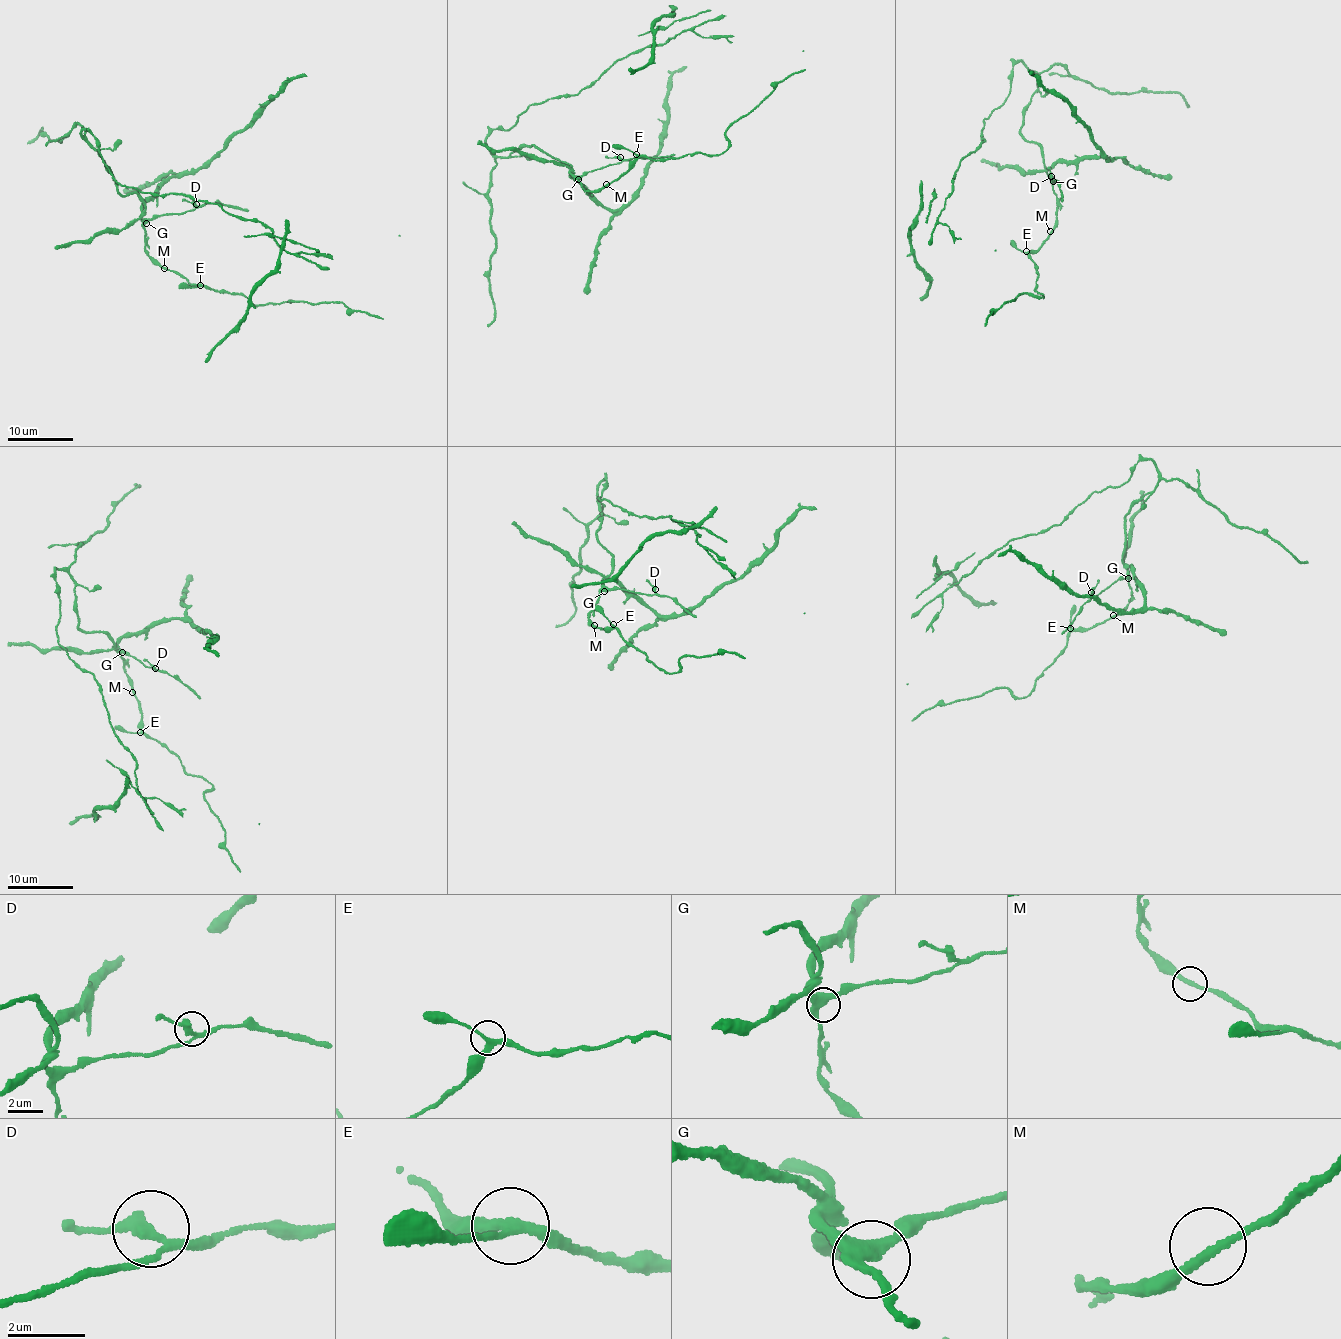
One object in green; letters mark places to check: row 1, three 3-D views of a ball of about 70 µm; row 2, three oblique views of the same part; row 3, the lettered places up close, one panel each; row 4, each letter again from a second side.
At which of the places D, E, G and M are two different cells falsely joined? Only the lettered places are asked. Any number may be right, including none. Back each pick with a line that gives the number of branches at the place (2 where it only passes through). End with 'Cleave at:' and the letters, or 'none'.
Cleave at: none

